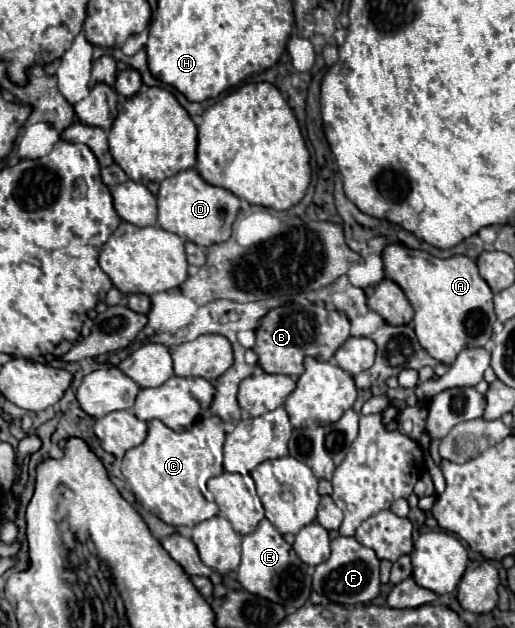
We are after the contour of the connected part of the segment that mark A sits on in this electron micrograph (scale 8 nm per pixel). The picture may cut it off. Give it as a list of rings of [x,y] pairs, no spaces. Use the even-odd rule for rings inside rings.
[[[389,245],[385,247],[383,263],[385,275],[403,289],[413,305],[417,339],[433,359],[451,365],[461,349],[485,347],[493,335],[493,323],[497,321],[497,315],[493,309],[493,291],[479,275],[473,259],[465,255],[437,259],[425,251]]]

